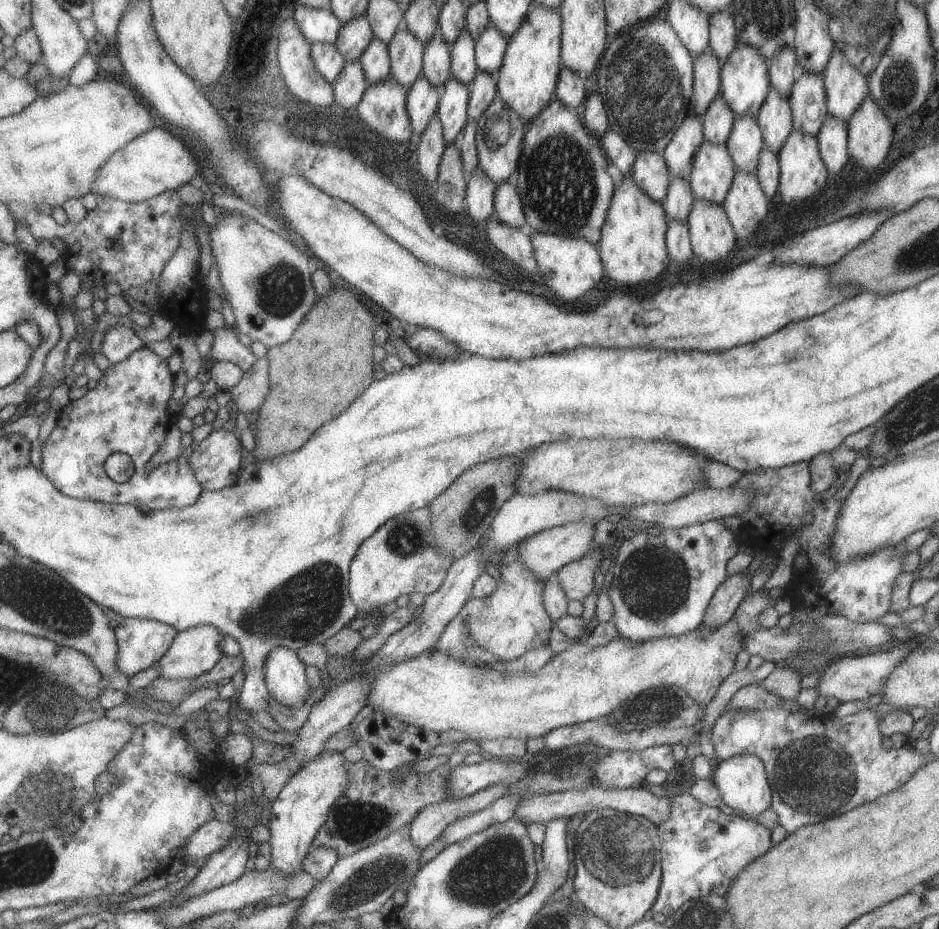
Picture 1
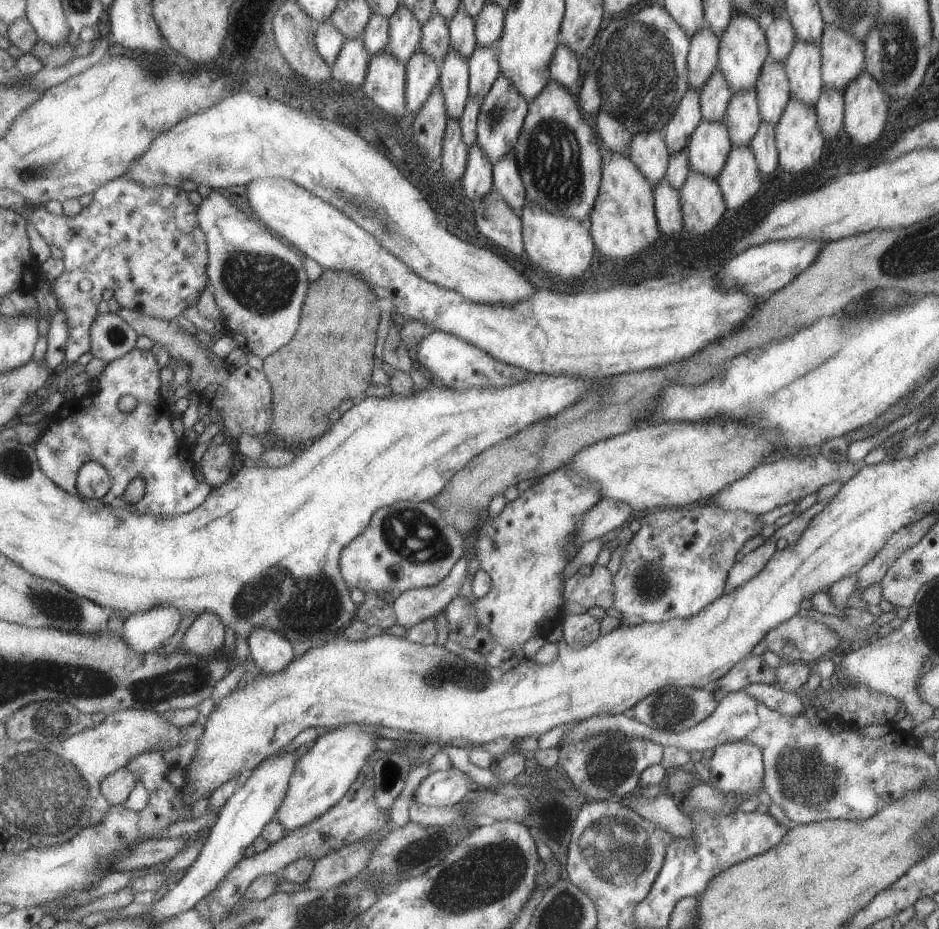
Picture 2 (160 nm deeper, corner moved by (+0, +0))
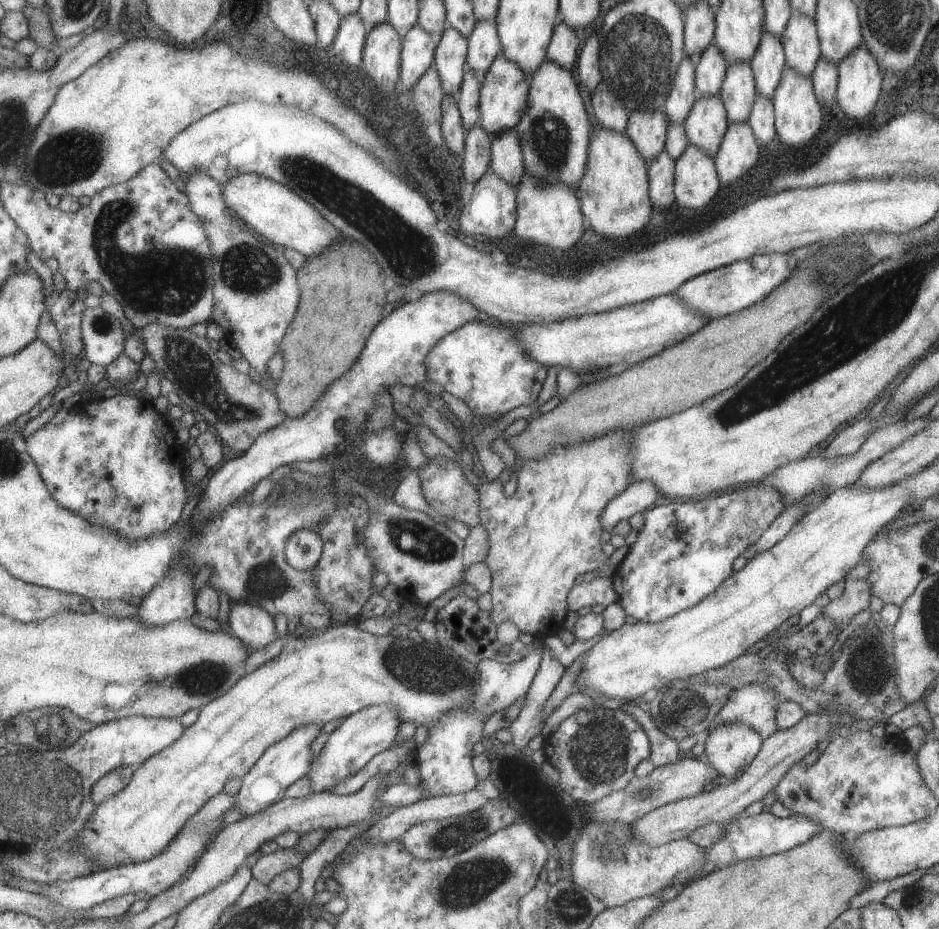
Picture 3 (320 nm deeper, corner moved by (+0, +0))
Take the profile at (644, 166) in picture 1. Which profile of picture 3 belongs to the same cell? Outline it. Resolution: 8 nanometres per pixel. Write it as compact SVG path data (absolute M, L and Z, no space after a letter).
M661 109L634 110L628 114L624 133L645 161L664 148L668 118Z

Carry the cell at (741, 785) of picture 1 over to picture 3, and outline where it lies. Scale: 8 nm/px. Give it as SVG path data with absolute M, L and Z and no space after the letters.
M723 723L711 727L709 732L704 734L704 754L702 759L706 760L719 774L721 781L729 781L734 779L743 767L749 766L753 757L762 745L762 738L741 723Z

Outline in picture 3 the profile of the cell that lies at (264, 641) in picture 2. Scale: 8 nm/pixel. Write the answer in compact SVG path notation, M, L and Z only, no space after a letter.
M249 601L229 602L227 624L230 632L250 650L263 648L277 637L272 616Z

